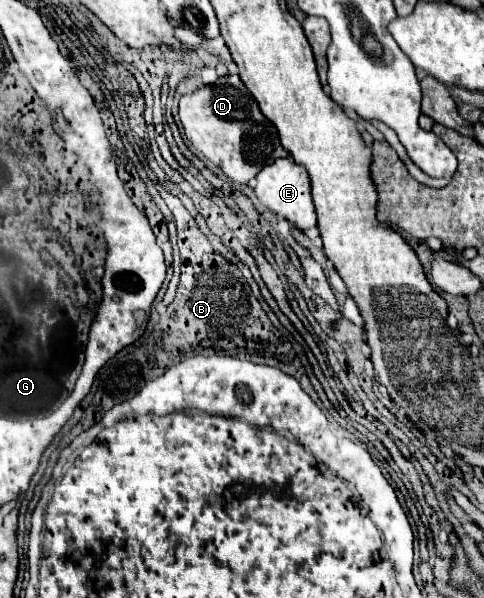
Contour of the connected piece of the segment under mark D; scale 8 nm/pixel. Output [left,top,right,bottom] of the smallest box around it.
[180,76,288,184]

